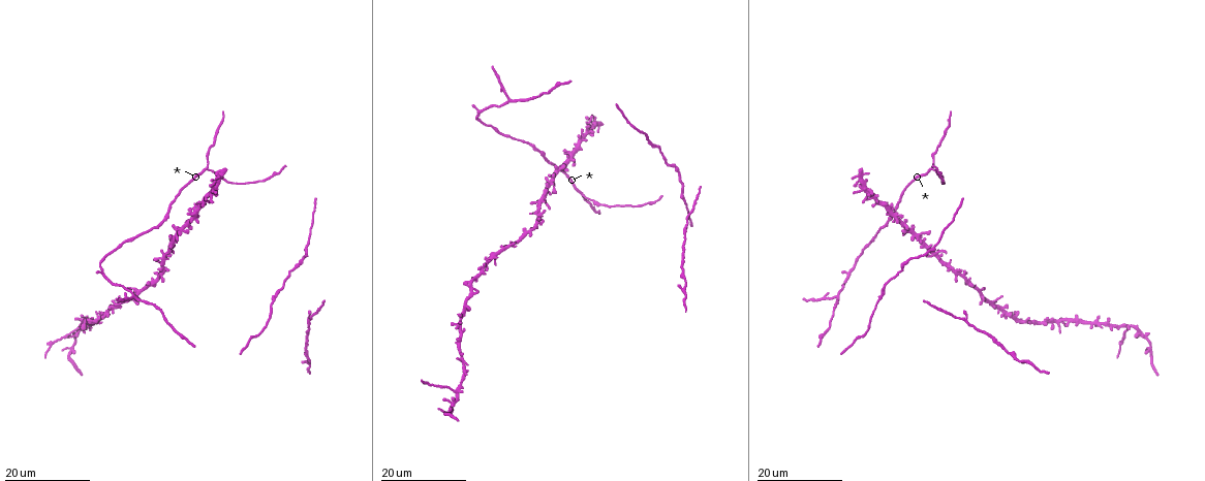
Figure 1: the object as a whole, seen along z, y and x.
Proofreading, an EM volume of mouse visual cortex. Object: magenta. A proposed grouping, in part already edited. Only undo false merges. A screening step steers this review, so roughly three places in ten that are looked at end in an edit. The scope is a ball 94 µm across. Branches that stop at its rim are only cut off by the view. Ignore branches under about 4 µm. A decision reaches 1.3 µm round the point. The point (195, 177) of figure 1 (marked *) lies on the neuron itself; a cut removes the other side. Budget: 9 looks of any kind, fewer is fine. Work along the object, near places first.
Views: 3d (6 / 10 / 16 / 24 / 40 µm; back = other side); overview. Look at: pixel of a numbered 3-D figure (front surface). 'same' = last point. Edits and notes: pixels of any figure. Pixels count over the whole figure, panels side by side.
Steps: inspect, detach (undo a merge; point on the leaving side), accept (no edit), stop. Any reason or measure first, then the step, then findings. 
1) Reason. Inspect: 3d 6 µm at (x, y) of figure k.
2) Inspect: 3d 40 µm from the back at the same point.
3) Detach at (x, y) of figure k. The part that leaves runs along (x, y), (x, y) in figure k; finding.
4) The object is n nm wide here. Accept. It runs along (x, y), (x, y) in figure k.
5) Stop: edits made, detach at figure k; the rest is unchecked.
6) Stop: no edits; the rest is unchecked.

Inspect: 3d 24 µm at (190, 210) of figure 1.

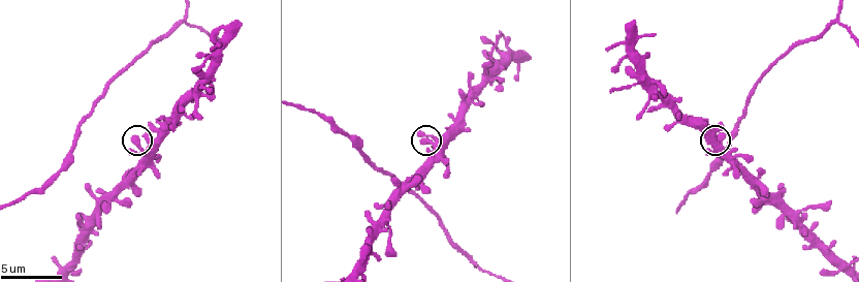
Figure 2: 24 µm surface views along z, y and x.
Inspect: 3d 10 µm at (142, 136) of figure 2.

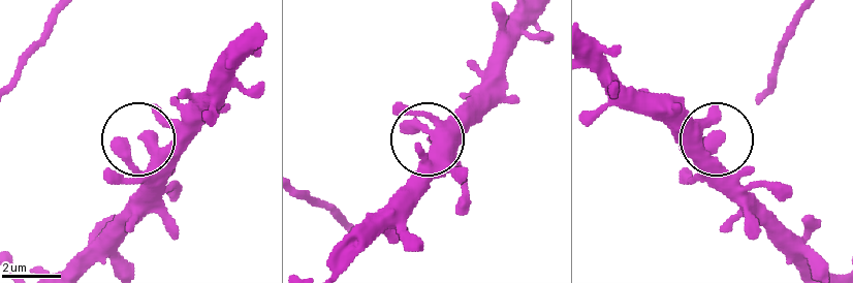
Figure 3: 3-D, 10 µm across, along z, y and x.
Accept. One neuron here.

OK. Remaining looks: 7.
A fork. Inspect: 3d 10 µm at (472, 263) of figure 2.

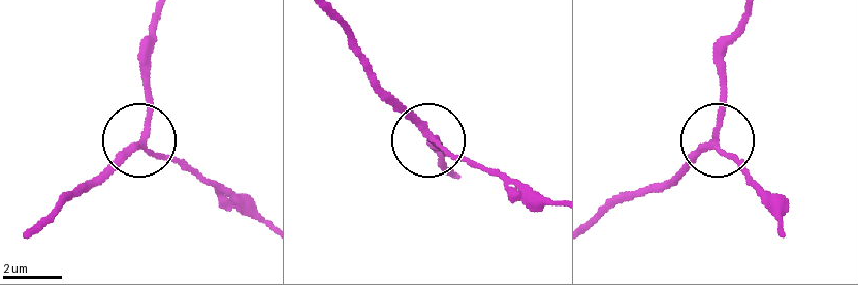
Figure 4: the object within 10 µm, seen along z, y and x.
3 arms meet here. Accept. It runs along (62, 201), (87, 191), (140, 134), (151, 104), (151, 48) in figure 4; all the same neuron.

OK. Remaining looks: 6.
A fork. Inspect: 3d 16 µm at (456, 389) of figure 1.

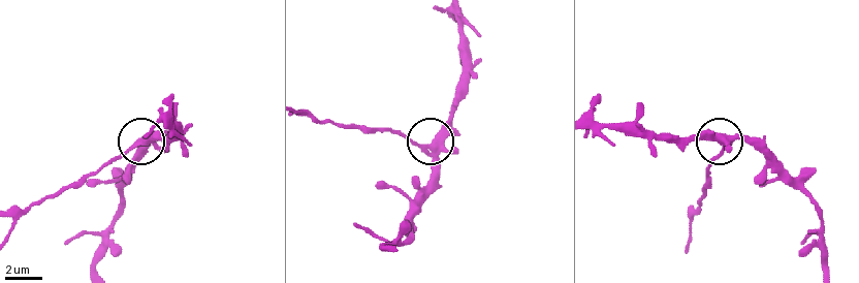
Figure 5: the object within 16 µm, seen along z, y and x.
Closer look. Inspect: 3d 10 µm at (424, 148) of figure 5.

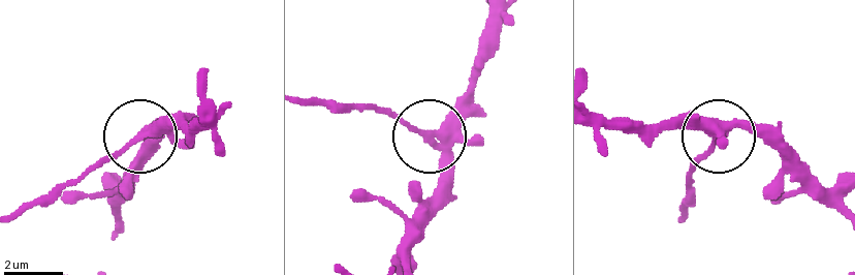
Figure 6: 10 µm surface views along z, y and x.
3 arms meet here. Detach at (113, 158) of figure 6. The part that leaves runs along (434, 144), (362, 107), (304, 103) in figure 6; two neurons meet here.

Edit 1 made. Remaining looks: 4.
A fork. Inspect: 3d 16 µm at (132, 296) of figure 1.

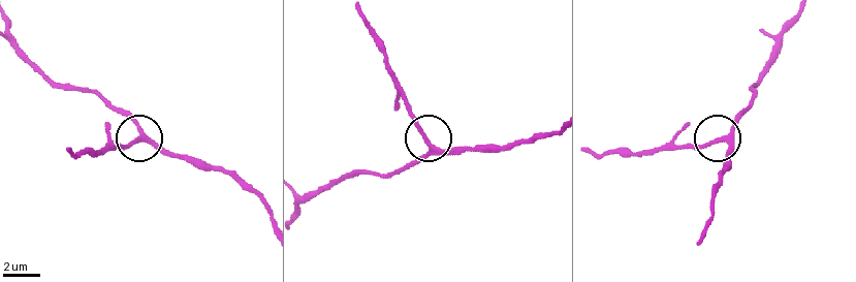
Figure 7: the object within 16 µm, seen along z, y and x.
Inspect: 3d 10 µm at (143, 140) of figure 7.

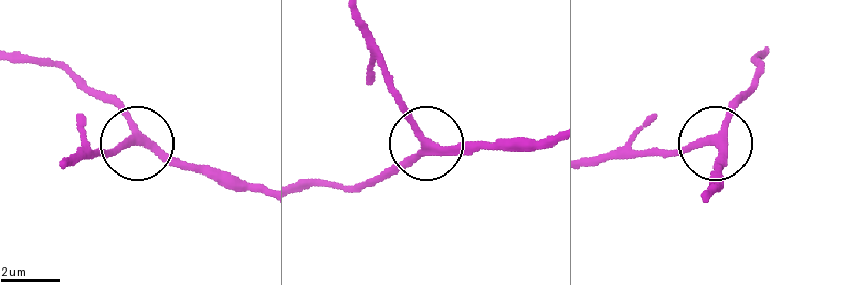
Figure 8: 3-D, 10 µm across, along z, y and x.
Other side. Inspect: 3d 10 µm from the back at (140, 138) of figure 8.

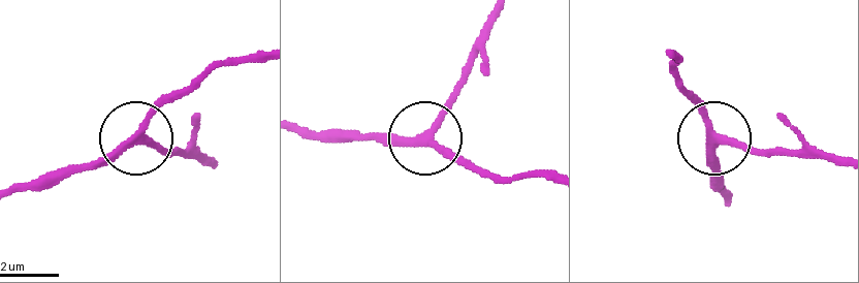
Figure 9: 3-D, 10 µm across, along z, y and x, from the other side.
The object is 240 nm wide here. Accept. It runs along (676, 53), (676, 77), (708, 129), (765, 152) in figure 9; all the same neuron.

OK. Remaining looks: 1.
Stop: edits made, detach at figure 6; the rest is unchecked.

